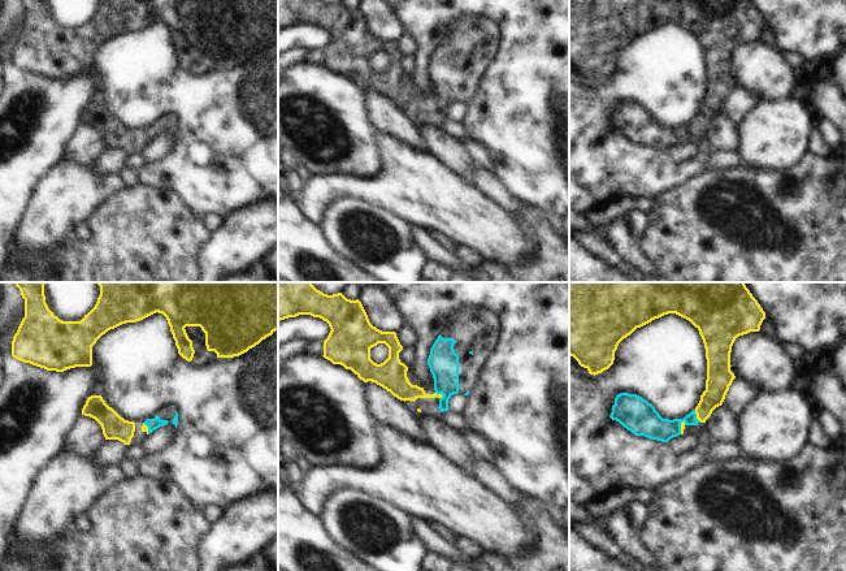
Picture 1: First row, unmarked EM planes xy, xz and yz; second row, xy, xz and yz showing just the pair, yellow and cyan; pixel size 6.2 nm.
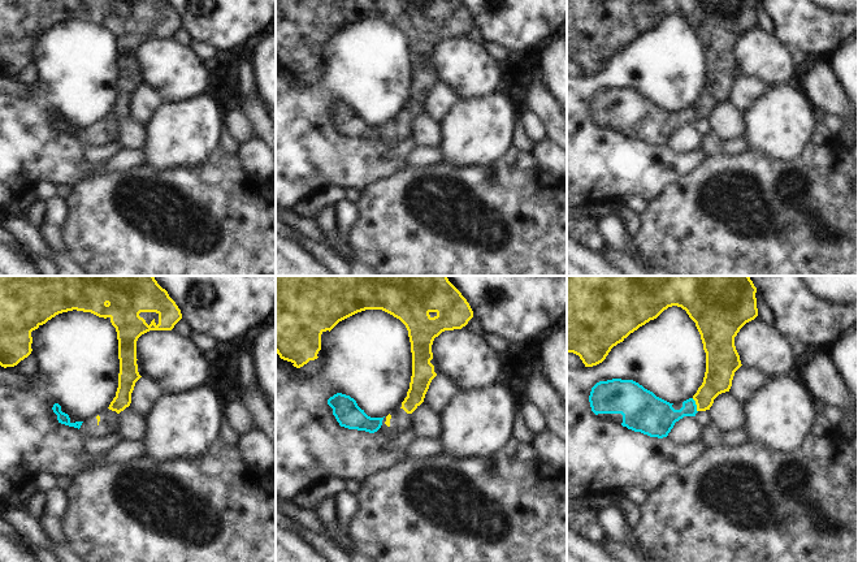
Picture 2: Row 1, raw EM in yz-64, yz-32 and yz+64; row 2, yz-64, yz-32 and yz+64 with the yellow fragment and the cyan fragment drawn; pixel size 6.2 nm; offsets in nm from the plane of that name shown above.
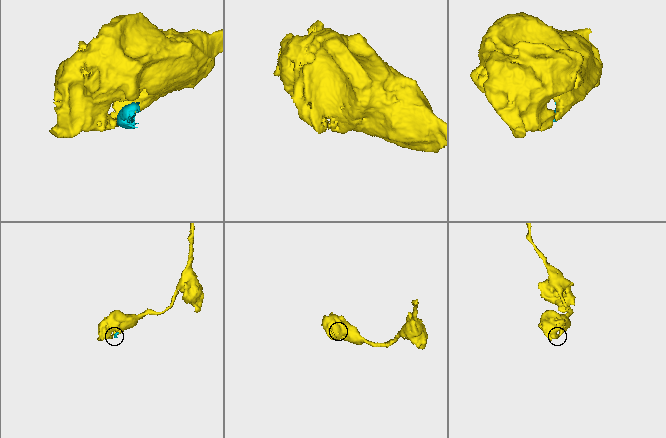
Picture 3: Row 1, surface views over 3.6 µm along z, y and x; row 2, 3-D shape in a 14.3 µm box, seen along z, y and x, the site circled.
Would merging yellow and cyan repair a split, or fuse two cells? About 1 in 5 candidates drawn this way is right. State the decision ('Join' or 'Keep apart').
Keep apart

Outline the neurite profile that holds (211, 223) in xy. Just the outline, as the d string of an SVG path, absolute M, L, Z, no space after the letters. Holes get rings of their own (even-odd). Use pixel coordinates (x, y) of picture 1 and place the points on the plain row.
M208 215L205 217L201 219L204 228L212 233L214 232L222 222L222 219L220 216L216 215Z

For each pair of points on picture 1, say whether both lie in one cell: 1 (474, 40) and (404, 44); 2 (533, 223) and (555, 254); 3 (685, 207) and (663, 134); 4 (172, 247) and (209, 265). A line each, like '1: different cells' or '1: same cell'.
1: different cells
2: same cell
3: different cells
4: different cells

